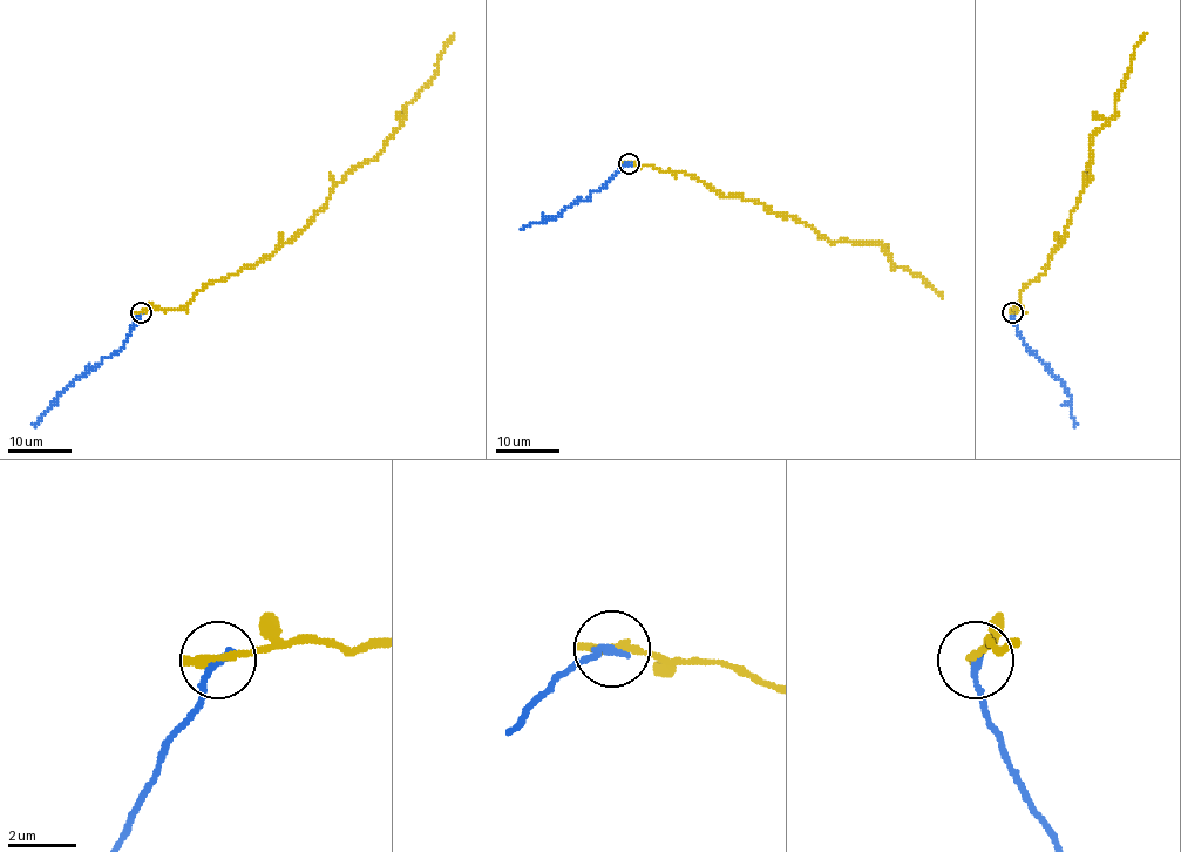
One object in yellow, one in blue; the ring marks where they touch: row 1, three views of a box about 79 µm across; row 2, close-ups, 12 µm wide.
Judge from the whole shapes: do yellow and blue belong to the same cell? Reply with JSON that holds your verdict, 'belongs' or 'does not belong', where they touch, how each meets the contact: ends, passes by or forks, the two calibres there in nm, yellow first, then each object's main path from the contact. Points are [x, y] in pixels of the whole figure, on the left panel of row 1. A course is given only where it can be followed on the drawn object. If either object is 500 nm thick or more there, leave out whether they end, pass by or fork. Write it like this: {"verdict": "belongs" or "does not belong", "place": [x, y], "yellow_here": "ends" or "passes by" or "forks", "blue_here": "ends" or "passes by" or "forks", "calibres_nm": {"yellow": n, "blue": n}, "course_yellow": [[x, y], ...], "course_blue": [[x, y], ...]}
{"verdict": "does not belong", "place": [141, 312], "yellow_here": "ends", "blue_here": "ends", "calibres_nm": {"yellow": 320, "blue": 260}, "course_yellow": [[141, 312], [182, 309], [202, 290], [287, 243], [331, 191], [393, 135], [454, 34]], "course_blue": [[141, 312], [123, 346], [67, 386], [31, 425]]}

